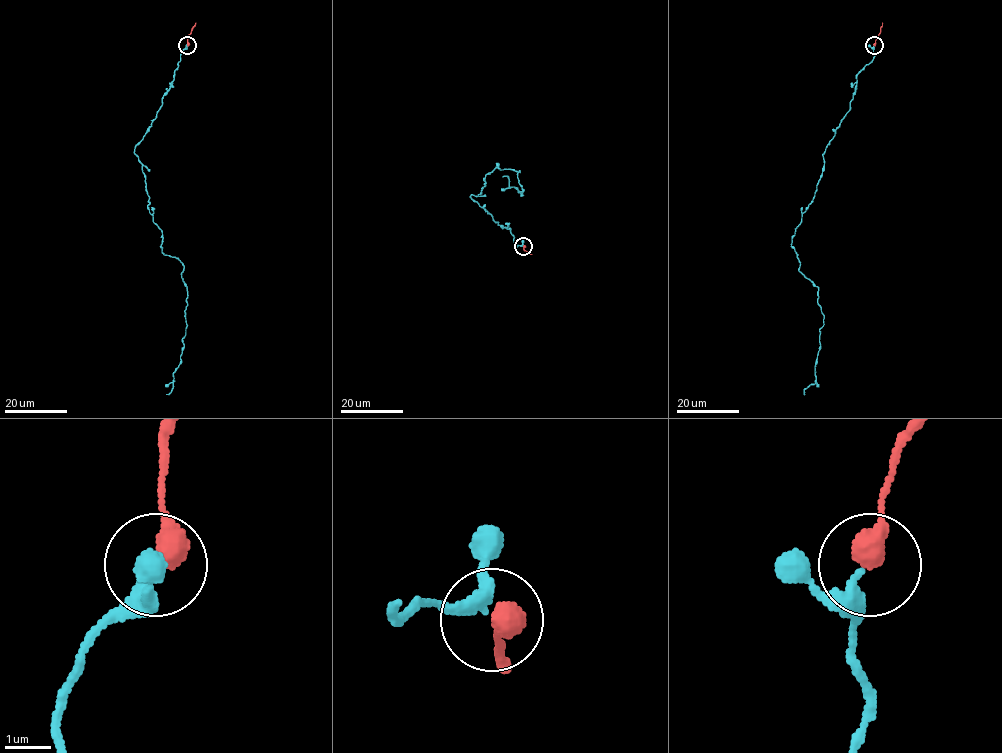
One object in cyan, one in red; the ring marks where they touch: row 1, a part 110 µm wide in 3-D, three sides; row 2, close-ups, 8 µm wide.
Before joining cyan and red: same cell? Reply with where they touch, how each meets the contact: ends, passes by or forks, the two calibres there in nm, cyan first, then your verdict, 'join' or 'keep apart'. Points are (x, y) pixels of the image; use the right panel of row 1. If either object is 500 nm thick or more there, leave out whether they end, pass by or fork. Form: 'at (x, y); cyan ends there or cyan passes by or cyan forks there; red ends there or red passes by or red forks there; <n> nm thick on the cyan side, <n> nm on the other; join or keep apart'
at (874, 45); 240 nm thick on the cyan side, 550 nm on the other; join

